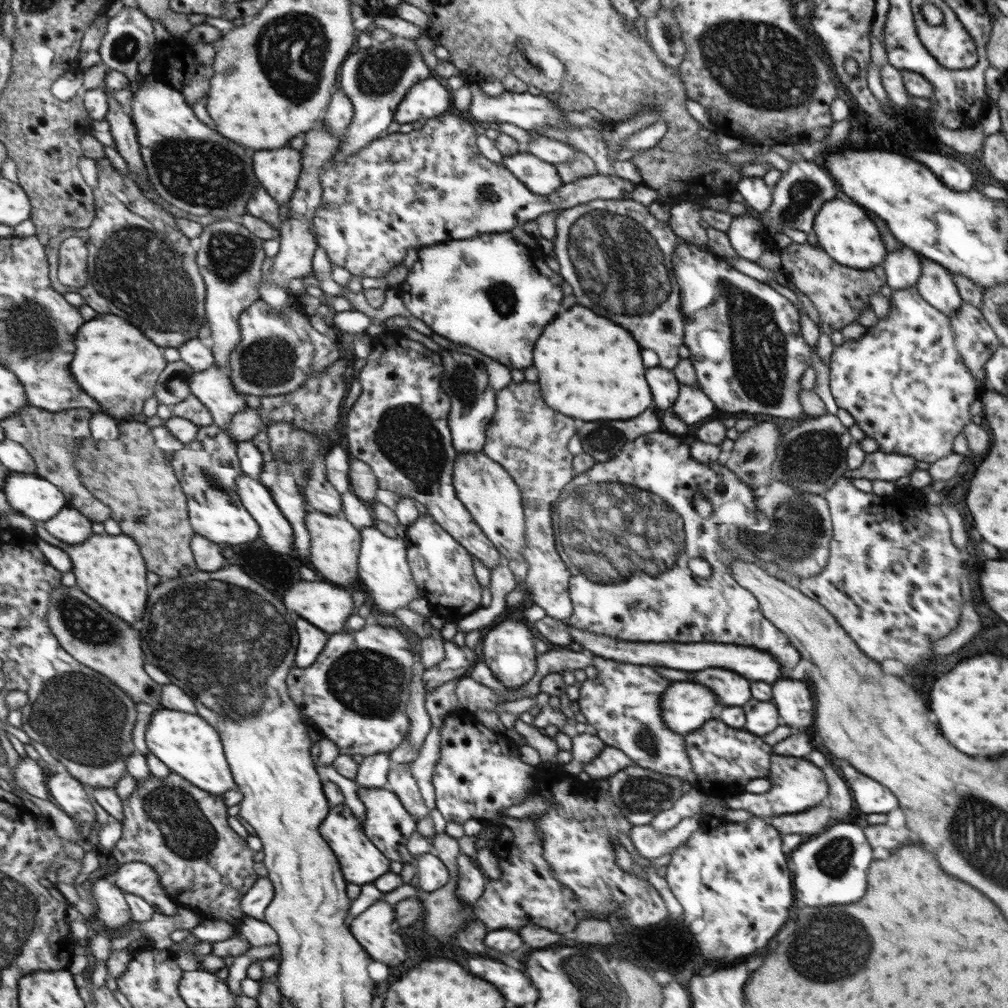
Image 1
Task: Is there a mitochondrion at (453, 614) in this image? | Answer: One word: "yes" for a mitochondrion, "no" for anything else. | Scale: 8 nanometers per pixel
no

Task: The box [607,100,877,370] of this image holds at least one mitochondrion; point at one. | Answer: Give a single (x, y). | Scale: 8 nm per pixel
(801, 193)

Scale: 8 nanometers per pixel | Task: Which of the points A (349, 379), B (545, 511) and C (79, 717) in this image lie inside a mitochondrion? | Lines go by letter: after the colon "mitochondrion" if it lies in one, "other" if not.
A: other
B: mitochondrion
C: mitochondrion

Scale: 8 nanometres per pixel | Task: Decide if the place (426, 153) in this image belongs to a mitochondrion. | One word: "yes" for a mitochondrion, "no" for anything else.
no

